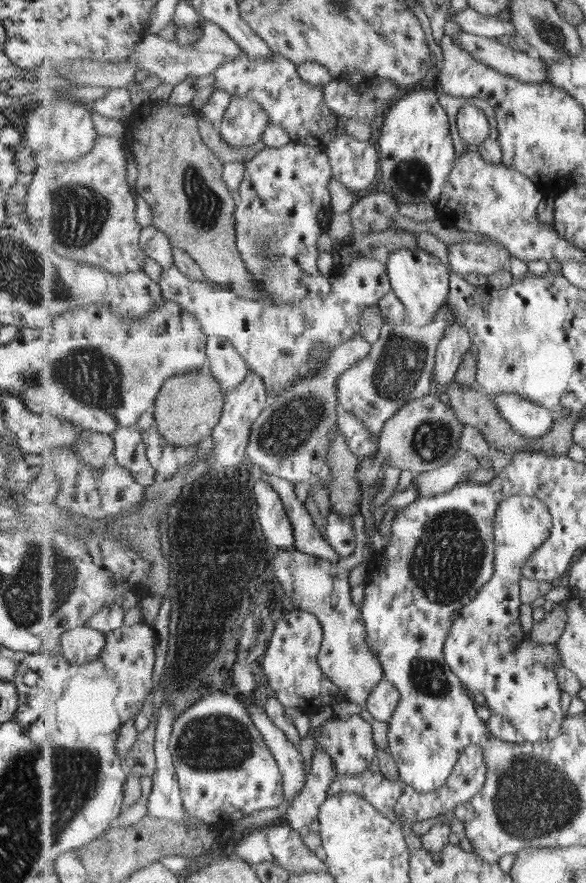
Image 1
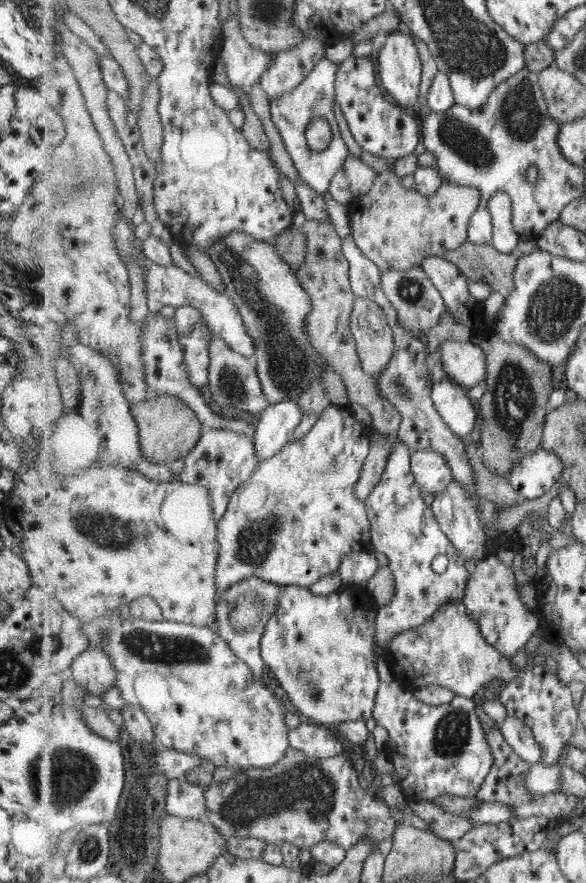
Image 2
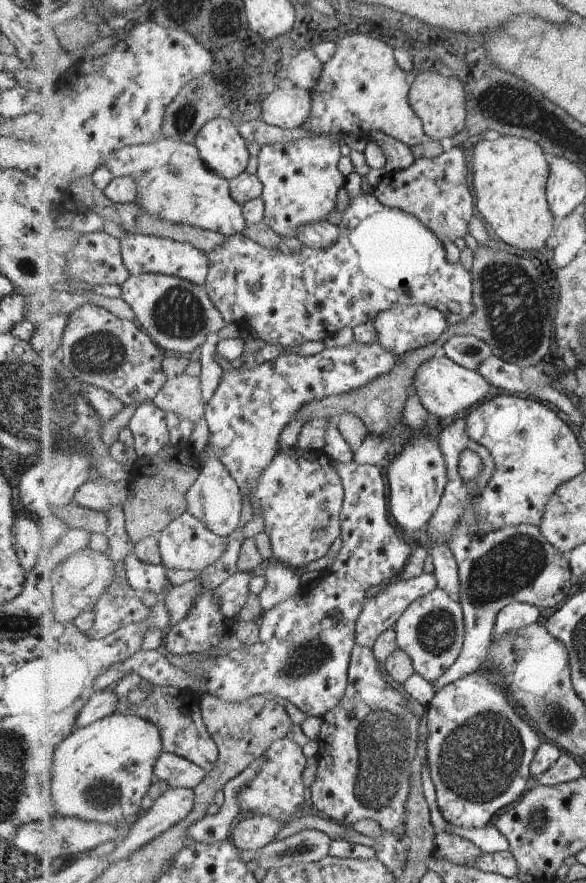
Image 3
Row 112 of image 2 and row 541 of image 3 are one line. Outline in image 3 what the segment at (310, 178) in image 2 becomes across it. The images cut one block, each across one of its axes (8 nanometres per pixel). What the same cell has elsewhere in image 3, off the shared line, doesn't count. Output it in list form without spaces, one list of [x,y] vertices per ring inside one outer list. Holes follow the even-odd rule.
[[[280,451],[266,468],[250,495],[256,513],[264,513],[266,530],[272,540],[275,559],[298,571],[323,558],[333,542],[342,536],[340,512],[346,492],[344,481],[329,460],[309,461],[303,452]]]

